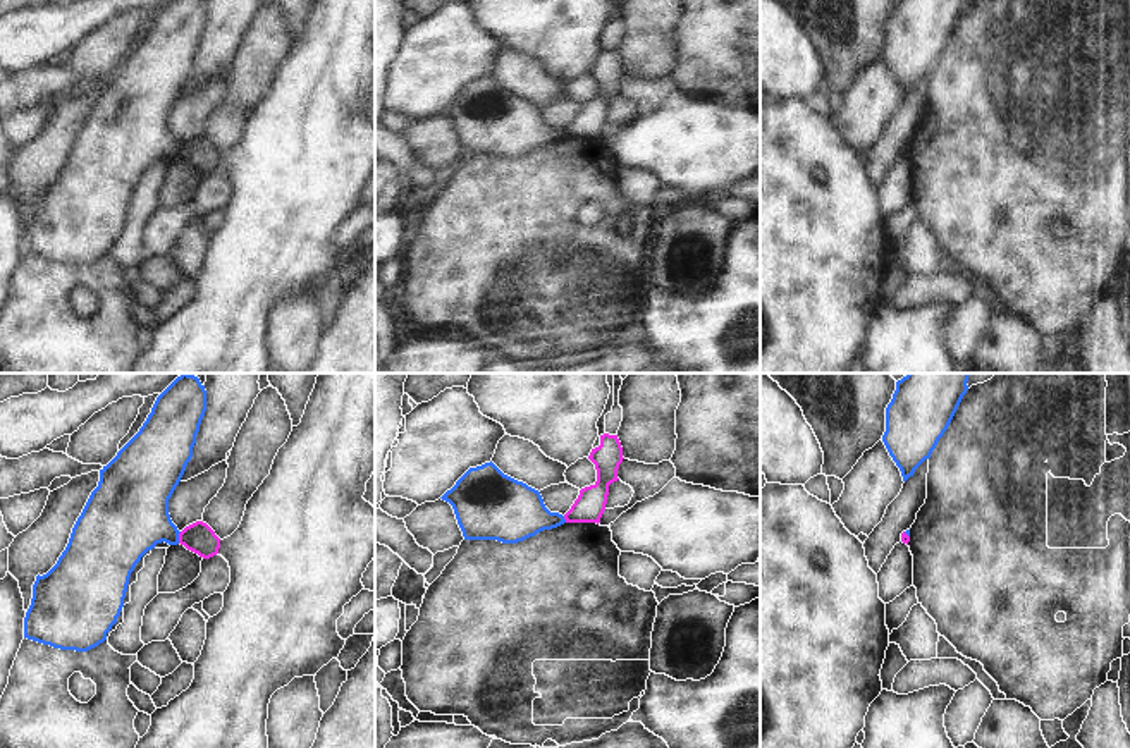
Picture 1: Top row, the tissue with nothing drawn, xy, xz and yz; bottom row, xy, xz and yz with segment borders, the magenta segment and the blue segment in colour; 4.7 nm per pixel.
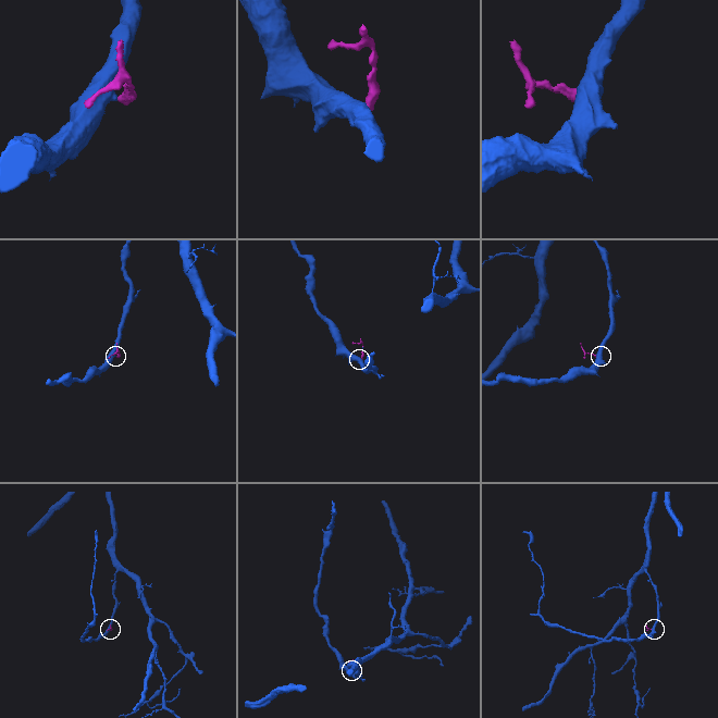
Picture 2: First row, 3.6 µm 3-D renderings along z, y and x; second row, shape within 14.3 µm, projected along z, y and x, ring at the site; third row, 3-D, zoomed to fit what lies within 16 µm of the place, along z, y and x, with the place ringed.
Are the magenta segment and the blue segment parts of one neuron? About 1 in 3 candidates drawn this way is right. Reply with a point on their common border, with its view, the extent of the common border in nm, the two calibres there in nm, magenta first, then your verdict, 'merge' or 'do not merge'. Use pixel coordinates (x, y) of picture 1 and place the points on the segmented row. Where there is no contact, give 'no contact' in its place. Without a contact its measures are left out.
contact xy (179, 537); length 60 nm; calibres 140 and 360 nm; do not merge

